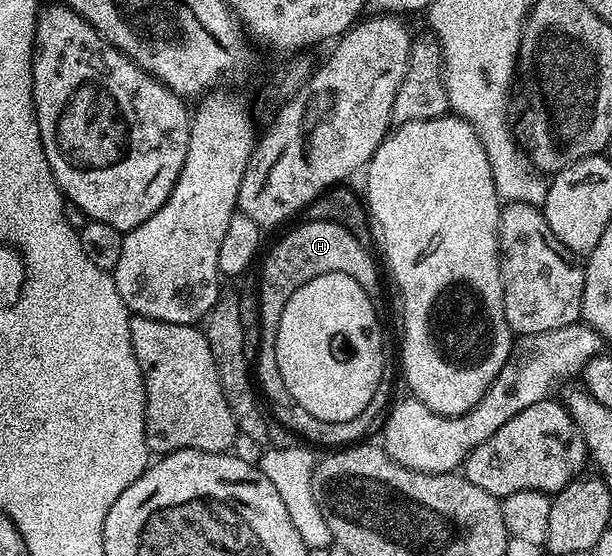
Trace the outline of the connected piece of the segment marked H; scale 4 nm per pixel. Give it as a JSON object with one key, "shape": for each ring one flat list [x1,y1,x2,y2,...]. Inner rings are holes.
{"shape":[[304,220,301,226,294,227,285,238,280,238,273,244,272,251,268,255,267,253,263,255,264,267,258,270,260,346,254,355,254,378,262,394,262,389,264,389,264,394,272,405,271,417,282,423,298,439,313,447,347,448,359,443,363,439,360,437,375,424,376,417,378,417,378,422,389,405,388,397,392,394,391,377,386,376,381,380,374,392,374,400,370,400,370,404,366,404,366,408,362,408,362,412,354,416,351,424,337,424,310,416,310,412,306,412,306,408,302,408,302,404,298,404,294,396,290,396,290,391,286,389,282,376,276,372,278,368,276,359,278,320,282,320,282,308,286,308,286,300,290,300,290,296,294,296,294,292,302,288,302,284,326,272,342,272,354,276,354,280,362,284,368,299,374,304,380,304,384,298,384,286,380,283,380,270,367,249,369,247,365,243,356,240,346,228,336,222]]}

